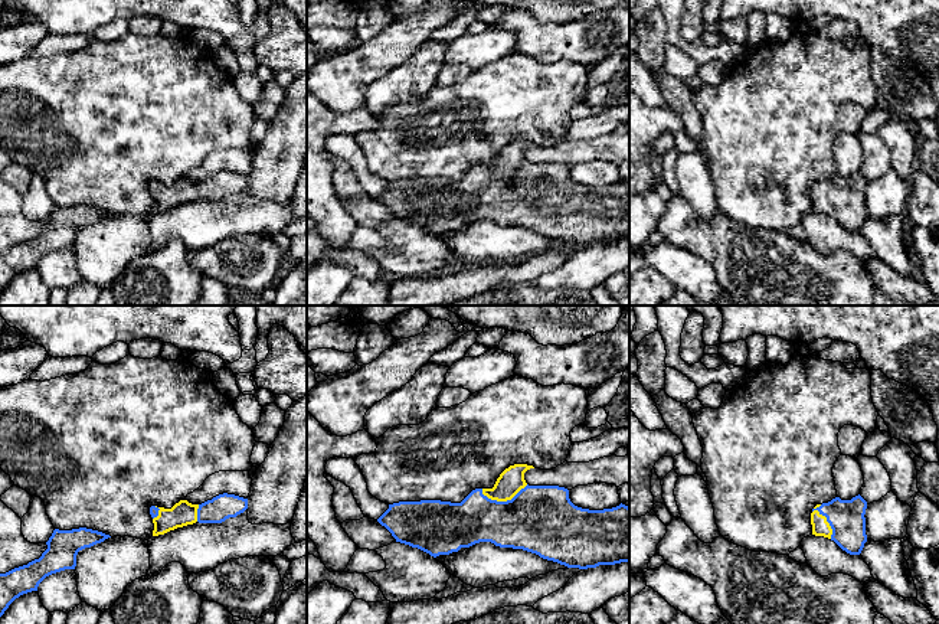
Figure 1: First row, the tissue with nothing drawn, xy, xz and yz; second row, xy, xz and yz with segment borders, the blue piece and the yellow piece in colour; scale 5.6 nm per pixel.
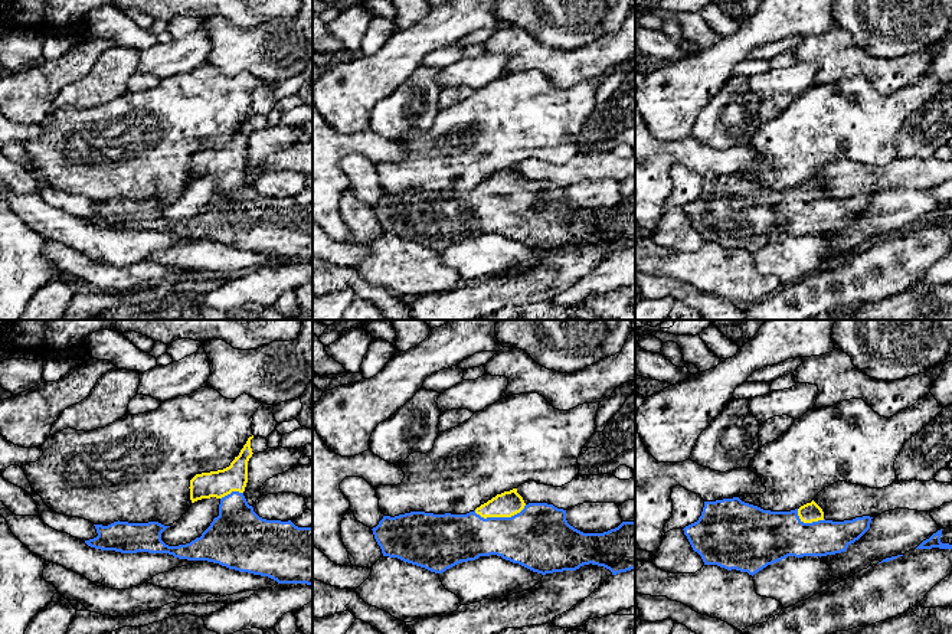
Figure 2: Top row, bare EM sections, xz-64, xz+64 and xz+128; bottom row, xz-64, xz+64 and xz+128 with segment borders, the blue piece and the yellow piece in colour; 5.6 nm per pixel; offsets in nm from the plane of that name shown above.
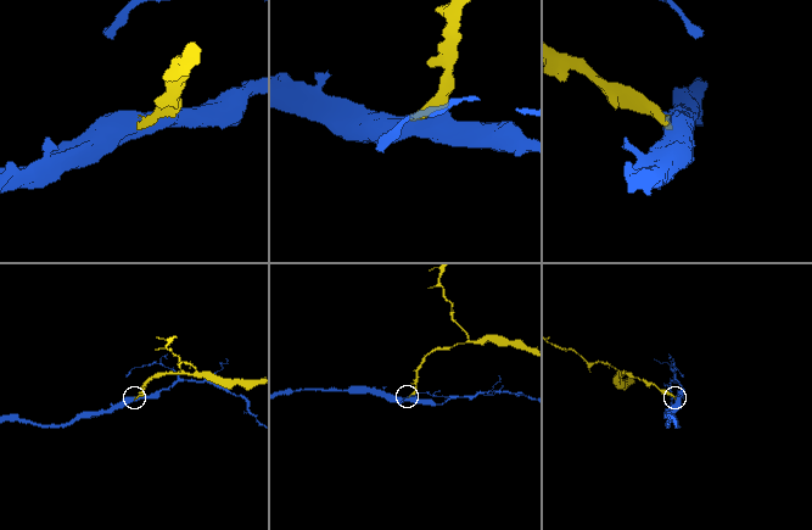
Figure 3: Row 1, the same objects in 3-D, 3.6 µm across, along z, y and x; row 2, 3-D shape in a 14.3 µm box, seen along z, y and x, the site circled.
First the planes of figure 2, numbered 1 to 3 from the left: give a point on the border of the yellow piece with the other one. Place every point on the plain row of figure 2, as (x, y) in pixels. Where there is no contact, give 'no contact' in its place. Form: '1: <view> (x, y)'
1: xz-64 (232, 169)
2: xz+64 (500, 195)
3: xz+128 (808, 201)

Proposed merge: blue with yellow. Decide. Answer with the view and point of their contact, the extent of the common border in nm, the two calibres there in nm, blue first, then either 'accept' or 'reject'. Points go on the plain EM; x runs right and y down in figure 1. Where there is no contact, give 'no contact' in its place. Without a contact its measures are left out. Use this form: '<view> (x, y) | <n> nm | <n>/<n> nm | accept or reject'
xz (504, 179) | 260 nm | 380/140 nm | accept

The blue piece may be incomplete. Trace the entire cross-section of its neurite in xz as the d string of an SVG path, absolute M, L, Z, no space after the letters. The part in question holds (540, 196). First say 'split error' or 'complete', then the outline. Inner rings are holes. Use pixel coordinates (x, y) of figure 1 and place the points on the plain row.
split error; M533 143L506 146L493 166L475 166L461 180L441 177L399 179L377 196L396 219L431 233L449 232L461 225L491 219L500 225L523 226L567 245L596 245L629 239L629 184L589 187L575 183L569 167L559 163L529 163L524 150Z

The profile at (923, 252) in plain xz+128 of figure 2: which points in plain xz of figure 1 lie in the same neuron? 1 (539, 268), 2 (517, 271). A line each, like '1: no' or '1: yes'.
1: yes
2: yes

